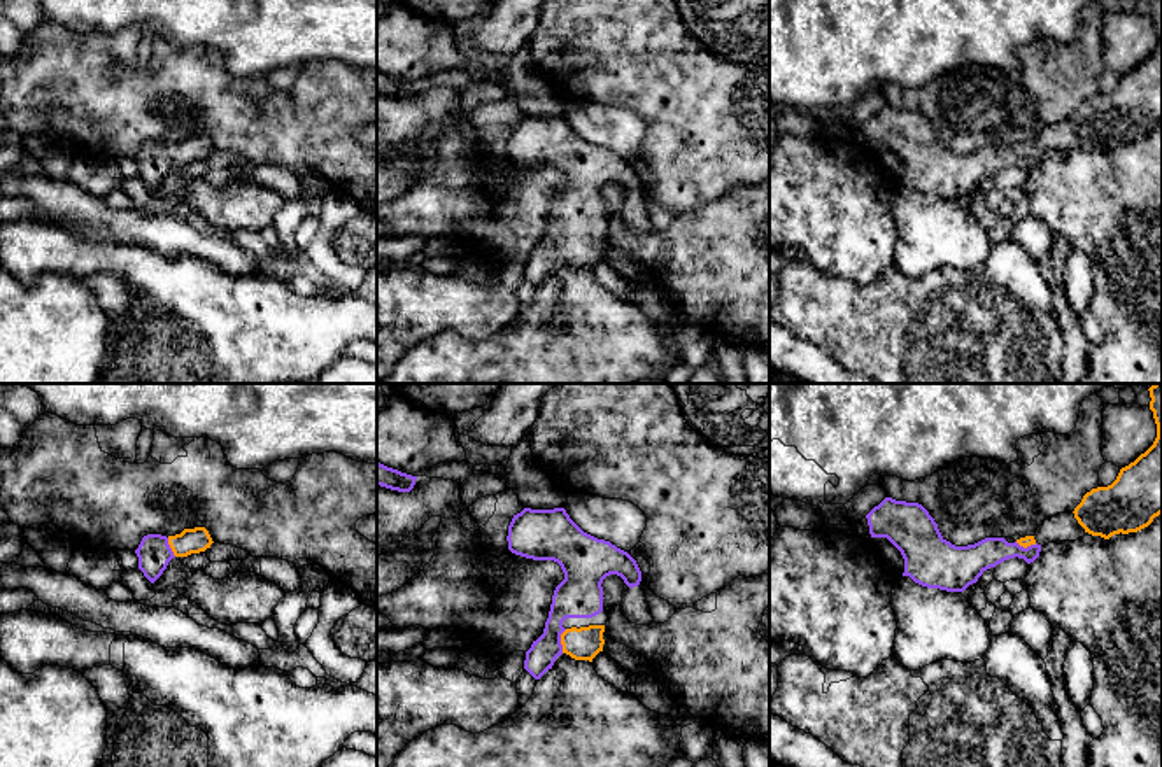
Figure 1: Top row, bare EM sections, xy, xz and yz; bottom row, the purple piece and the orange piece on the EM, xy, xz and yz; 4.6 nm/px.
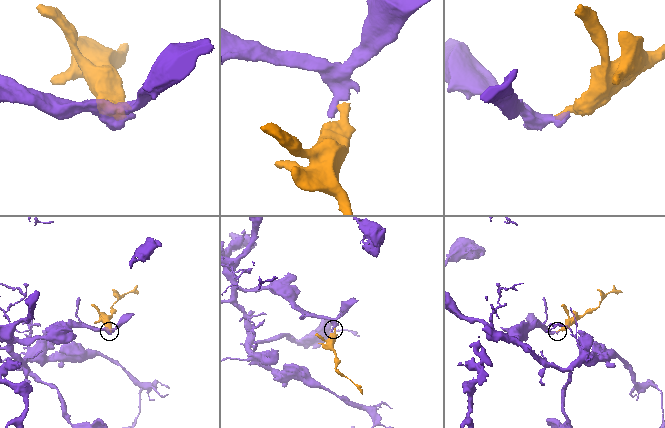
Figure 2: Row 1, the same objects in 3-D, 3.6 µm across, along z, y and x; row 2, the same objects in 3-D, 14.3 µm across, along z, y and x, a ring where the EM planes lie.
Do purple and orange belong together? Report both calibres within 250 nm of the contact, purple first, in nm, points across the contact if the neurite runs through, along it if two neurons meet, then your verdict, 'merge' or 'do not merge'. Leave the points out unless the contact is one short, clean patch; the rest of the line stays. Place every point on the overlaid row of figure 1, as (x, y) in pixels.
calibres 200 and 150 nm; way xz (580, 594), (558, 617), (559, 641), (584, 643); merge

